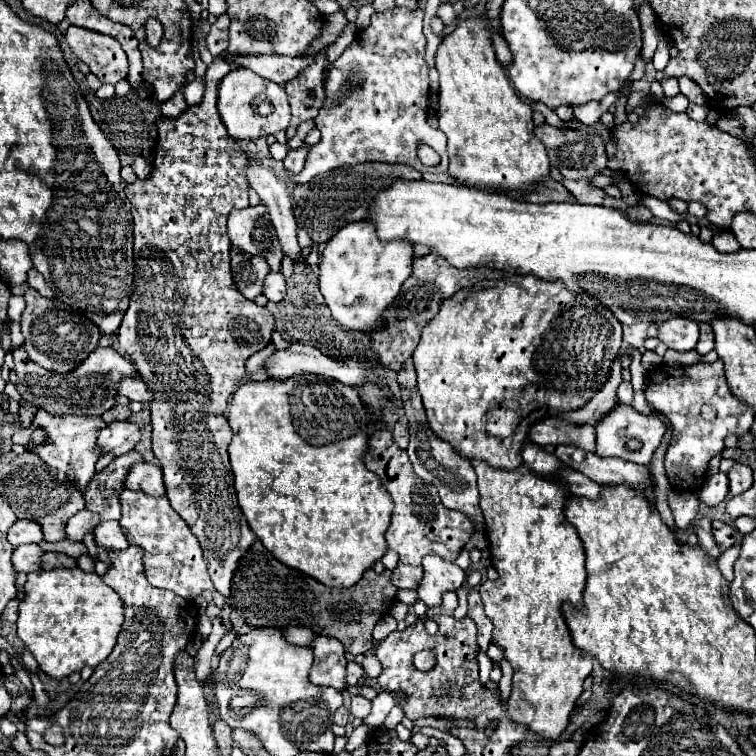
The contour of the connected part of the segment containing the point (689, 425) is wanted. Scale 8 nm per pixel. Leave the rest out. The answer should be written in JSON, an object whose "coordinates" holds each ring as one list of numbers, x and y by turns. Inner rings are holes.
{"coordinates":[[723,362,713,364,695,364,695,366,659,366,649,380,645,390,645,398,653,404,659,412,663,412,673,424,673,440,665,454,665,474,675,488,683,490,697,490,701,488,709,460,723,450,723,440,729,434,741,436,751,430,751,410,743,406,743,402,735,402,731,398,731,390,727,386,723,374],[709,404,717,410,715,420,701,418,701,406]]}

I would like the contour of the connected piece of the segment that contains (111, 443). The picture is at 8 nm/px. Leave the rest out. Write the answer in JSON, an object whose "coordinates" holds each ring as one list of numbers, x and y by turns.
{"coordinates":[[111,422,107,428,99,430,99,446,103,446,103,452,113,452,115,456,133,450,139,440,141,432,131,422]]}

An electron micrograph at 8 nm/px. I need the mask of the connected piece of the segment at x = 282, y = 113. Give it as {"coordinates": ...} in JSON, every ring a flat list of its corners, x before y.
{"coordinates":[[233,68,219,84,217,108,223,124,233,140,253,140,259,136,269,136,281,130,287,130,291,120,291,110,283,86,247,70]]}

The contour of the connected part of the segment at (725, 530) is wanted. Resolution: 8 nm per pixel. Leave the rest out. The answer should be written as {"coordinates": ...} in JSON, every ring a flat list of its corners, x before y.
{"coordinates":[[713,520,711,526,713,526,715,542,717,542,717,546,721,548,721,552,727,550,727,548,731,548,731,546,735,544,735,536,733,536,735,530,733,530,733,526,729,526,729,524,725,524,725,522,719,522,719,520]]}

